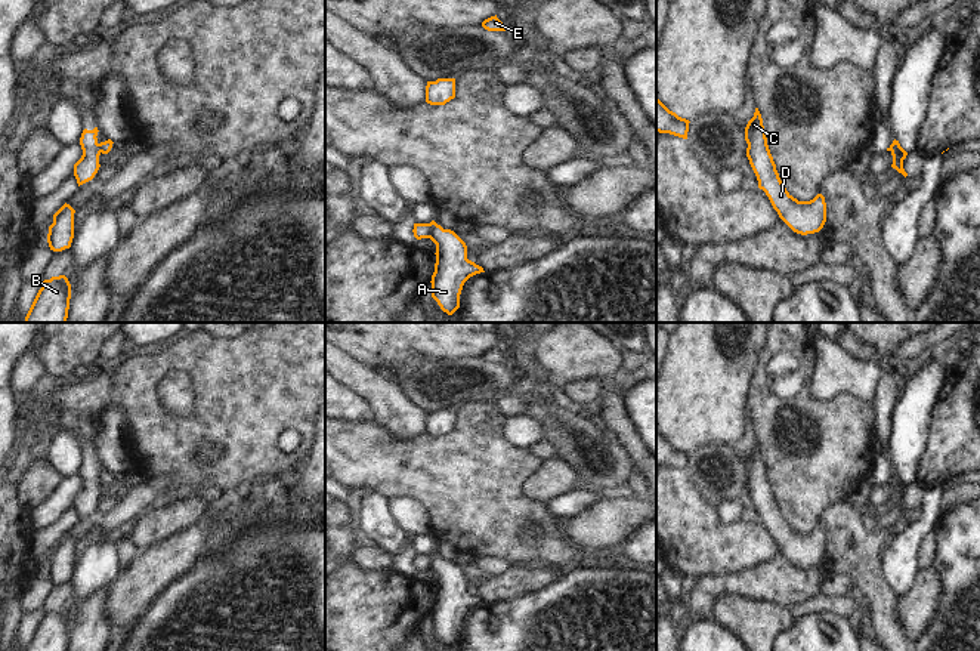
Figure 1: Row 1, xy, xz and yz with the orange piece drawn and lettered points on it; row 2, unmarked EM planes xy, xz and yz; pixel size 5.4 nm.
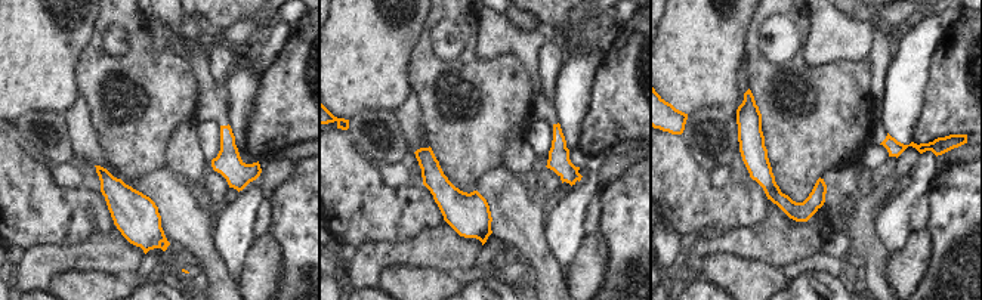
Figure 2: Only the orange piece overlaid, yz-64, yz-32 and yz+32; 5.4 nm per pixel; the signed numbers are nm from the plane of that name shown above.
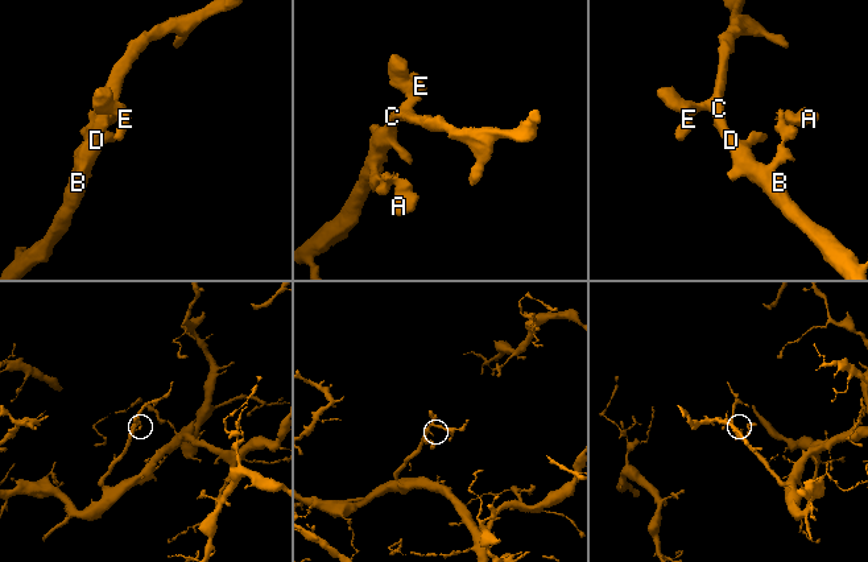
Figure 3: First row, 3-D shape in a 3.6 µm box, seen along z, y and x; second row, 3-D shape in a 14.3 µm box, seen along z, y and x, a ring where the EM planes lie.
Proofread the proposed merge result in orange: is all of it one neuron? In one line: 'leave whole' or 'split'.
split

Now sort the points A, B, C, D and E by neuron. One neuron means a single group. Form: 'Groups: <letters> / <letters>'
Groups: A / B C D E

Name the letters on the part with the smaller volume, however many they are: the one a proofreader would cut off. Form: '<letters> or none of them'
A

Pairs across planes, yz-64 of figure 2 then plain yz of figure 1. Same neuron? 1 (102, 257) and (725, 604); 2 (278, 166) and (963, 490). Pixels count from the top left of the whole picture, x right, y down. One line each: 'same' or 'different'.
1: different
2: same

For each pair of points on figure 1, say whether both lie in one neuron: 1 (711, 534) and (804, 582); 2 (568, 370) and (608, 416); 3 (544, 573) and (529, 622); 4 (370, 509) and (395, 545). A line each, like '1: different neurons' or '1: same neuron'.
1: different neurons
2: same neuron
3: different neurons
4: same neuron

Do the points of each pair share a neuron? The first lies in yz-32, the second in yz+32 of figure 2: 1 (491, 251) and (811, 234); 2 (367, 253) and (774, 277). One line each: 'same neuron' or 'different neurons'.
1: different neurons
2: different neurons

